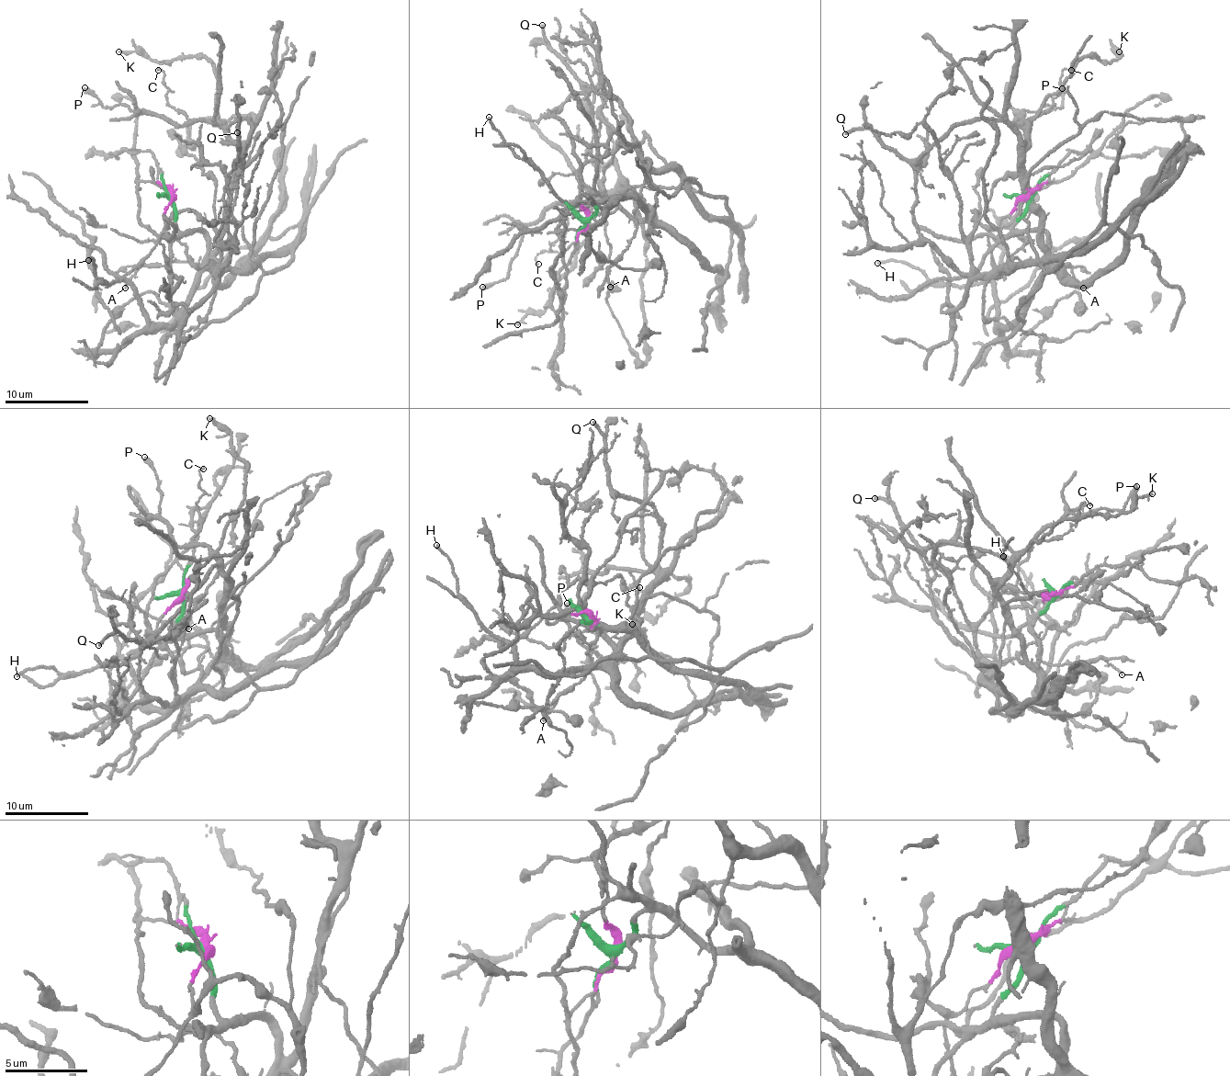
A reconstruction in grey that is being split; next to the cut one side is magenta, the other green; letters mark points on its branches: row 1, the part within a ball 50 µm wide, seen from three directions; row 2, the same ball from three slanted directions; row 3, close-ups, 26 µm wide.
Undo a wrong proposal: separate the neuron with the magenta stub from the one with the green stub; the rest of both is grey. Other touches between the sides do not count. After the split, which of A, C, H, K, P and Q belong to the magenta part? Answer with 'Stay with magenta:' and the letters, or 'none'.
Stay with magenta: A

